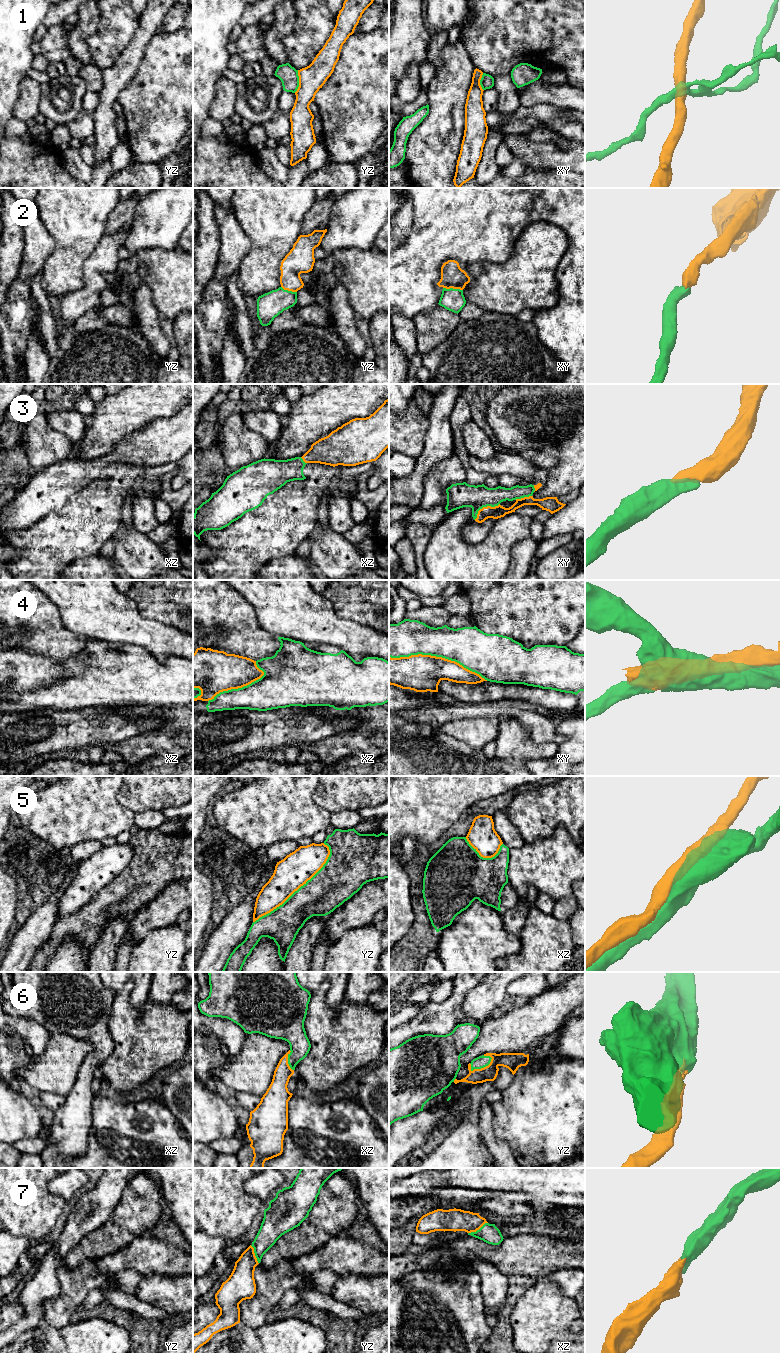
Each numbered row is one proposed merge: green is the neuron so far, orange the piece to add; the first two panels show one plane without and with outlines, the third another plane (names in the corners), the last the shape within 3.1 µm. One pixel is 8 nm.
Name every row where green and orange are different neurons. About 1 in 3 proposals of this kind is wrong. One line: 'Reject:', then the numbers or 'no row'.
Reject: 1, 4, 5

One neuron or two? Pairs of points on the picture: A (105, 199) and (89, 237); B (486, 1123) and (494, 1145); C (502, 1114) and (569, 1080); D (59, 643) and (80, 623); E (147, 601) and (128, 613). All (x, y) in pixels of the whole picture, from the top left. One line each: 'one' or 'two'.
A: one
B: one
C: one
D: two
E: two

